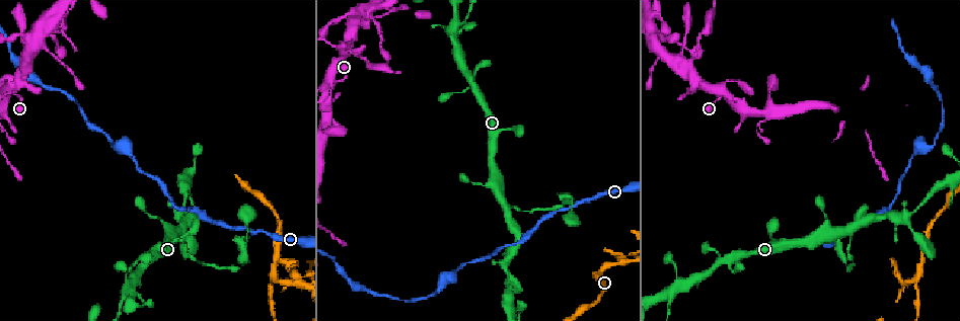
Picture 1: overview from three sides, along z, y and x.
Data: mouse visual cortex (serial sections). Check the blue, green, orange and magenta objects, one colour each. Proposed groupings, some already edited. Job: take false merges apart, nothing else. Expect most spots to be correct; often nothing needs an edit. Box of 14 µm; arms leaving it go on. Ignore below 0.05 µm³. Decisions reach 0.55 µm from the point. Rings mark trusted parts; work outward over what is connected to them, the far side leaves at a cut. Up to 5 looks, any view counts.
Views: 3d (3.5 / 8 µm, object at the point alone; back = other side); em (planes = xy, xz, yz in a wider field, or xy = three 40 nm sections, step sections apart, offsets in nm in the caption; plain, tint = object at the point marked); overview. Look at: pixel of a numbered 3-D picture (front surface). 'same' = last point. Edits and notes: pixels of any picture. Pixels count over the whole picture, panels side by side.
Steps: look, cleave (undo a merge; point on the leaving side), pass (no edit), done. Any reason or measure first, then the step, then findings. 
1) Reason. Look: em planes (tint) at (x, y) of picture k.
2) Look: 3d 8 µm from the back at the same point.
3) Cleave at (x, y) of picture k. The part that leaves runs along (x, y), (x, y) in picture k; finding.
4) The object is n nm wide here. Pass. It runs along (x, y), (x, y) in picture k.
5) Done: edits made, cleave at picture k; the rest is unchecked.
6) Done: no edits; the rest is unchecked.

Thick turns thin. Look: 3d 3.5 µm at (295, 283) of picture 1.

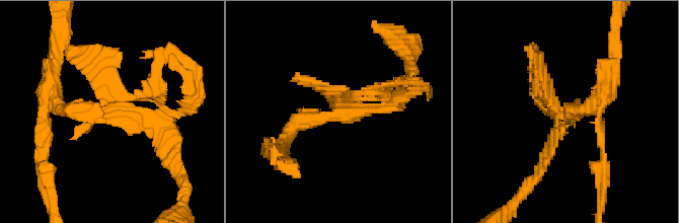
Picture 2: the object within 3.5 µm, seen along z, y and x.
Need the tissue. Look: em xy step 5 (tint) at (112, 115) of picture 2.

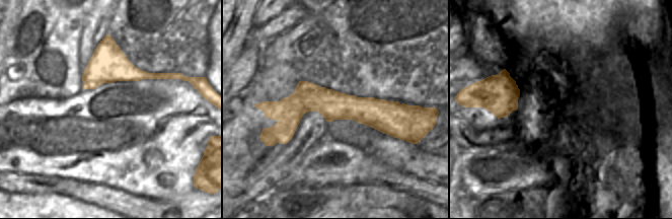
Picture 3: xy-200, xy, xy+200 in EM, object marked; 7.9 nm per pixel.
Cleave at (109, 77) of picture 2. A border runs along (400, 104), (403, 108), (413, 110) in picture 3; a second cell is stuck on.

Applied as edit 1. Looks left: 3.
See it whole again. Look: overview.

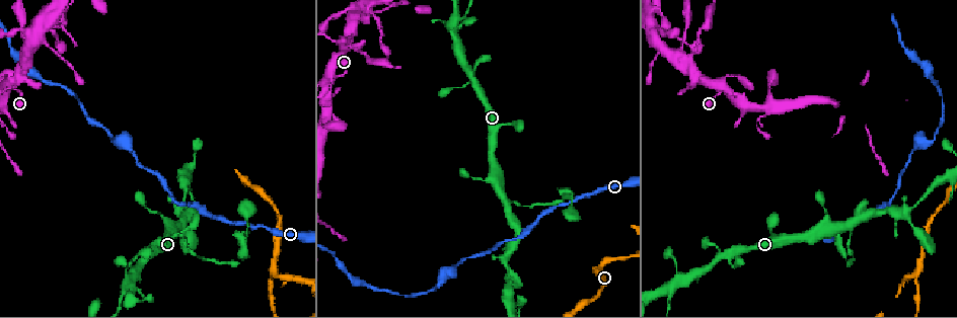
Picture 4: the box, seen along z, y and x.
A narrow waist. Look: em xy step 1 (tint) at (188, 248) of picture 4.

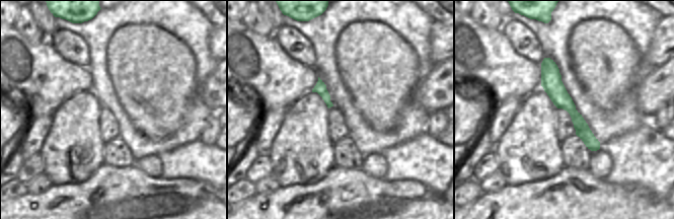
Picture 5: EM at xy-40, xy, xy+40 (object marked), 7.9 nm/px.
Look: 3d 3.5 µm at the same point.

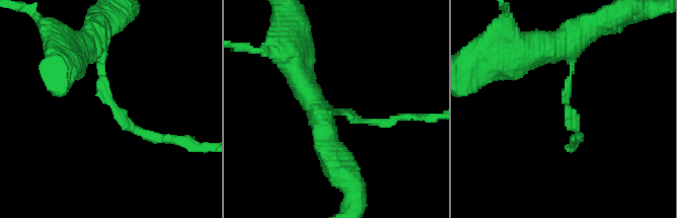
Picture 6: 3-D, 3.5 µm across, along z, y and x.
The arms are 150, 200 nm wide. Pass. It runs along (90, 43), (103, 98), (134, 130), (165, 139) in picture 6; all the same cell.

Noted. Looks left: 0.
Done: edits made, cleave at picture 2; the rest is unchecked.

